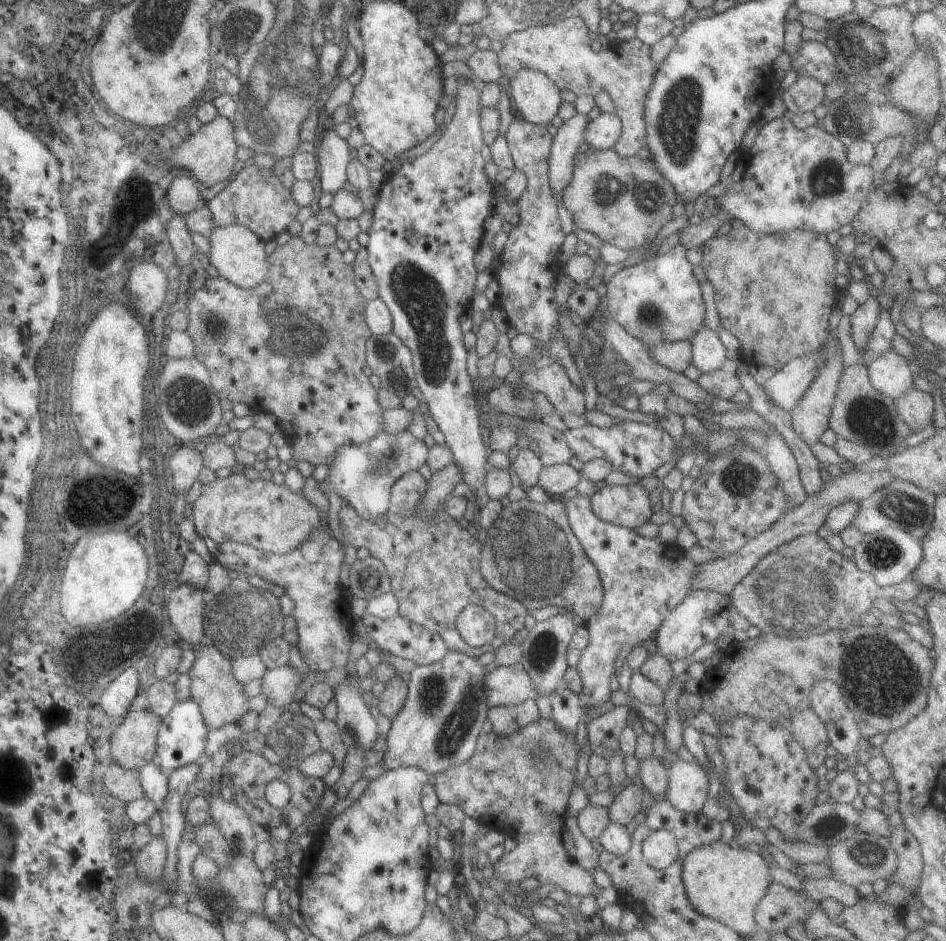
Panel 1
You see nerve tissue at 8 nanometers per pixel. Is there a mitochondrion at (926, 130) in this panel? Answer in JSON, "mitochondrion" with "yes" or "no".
{"mitochondrion":"no"}

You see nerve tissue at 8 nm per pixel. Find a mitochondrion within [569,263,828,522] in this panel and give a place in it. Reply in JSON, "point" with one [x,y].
{"point":[743,480]}

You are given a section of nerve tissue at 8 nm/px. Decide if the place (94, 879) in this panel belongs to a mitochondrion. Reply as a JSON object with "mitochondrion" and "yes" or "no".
{"mitochondrion":"no"}

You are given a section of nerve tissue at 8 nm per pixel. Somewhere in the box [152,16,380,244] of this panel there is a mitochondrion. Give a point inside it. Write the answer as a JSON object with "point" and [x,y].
{"point":[273,77]}

